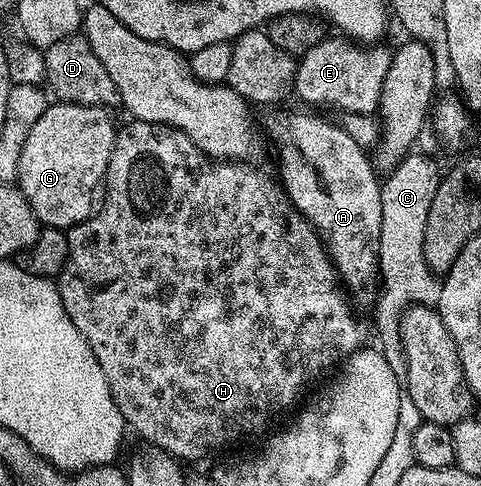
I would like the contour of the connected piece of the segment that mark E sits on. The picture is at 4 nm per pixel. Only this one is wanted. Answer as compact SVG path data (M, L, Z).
M323 38L318 42L318 46L314 46L314 50L299 57L295 95L300 95L308 104L333 108L334 111L344 112L343 114L348 116L375 113L380 107L380 91L386 78L386 67L372 68L372 56L368 50L361 50L343 39L340 40Z

